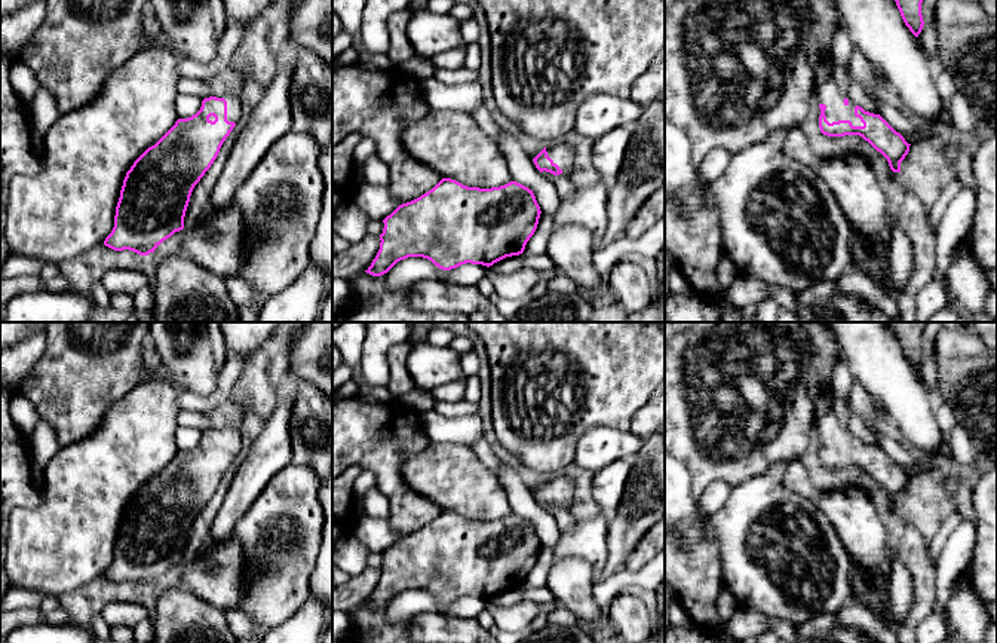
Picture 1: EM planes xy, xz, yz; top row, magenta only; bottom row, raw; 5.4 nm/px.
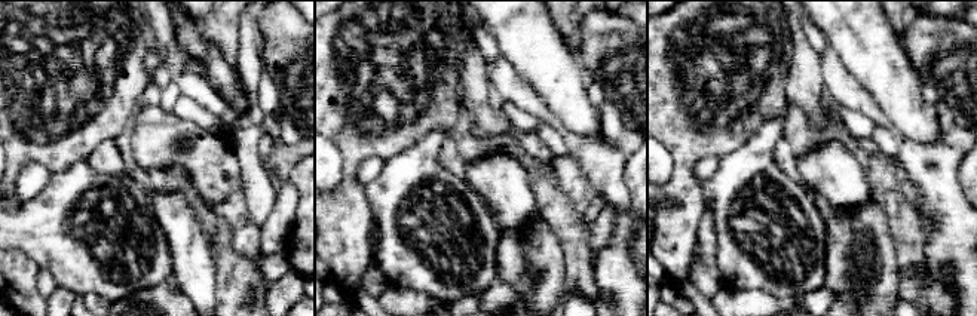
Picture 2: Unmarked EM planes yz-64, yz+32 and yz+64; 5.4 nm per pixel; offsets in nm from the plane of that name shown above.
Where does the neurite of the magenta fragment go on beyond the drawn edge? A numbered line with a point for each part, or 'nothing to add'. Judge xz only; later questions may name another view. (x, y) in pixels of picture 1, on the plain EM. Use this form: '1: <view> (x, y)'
1: xz (563, 486)

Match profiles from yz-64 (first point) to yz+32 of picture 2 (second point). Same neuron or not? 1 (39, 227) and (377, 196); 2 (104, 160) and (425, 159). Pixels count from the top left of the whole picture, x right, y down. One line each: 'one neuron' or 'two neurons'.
1: one neuron
2: two neurons

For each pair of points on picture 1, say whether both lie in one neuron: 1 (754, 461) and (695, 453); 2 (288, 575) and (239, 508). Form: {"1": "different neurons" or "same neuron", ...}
{"1": "same neuron", "2": "different neurons"}

